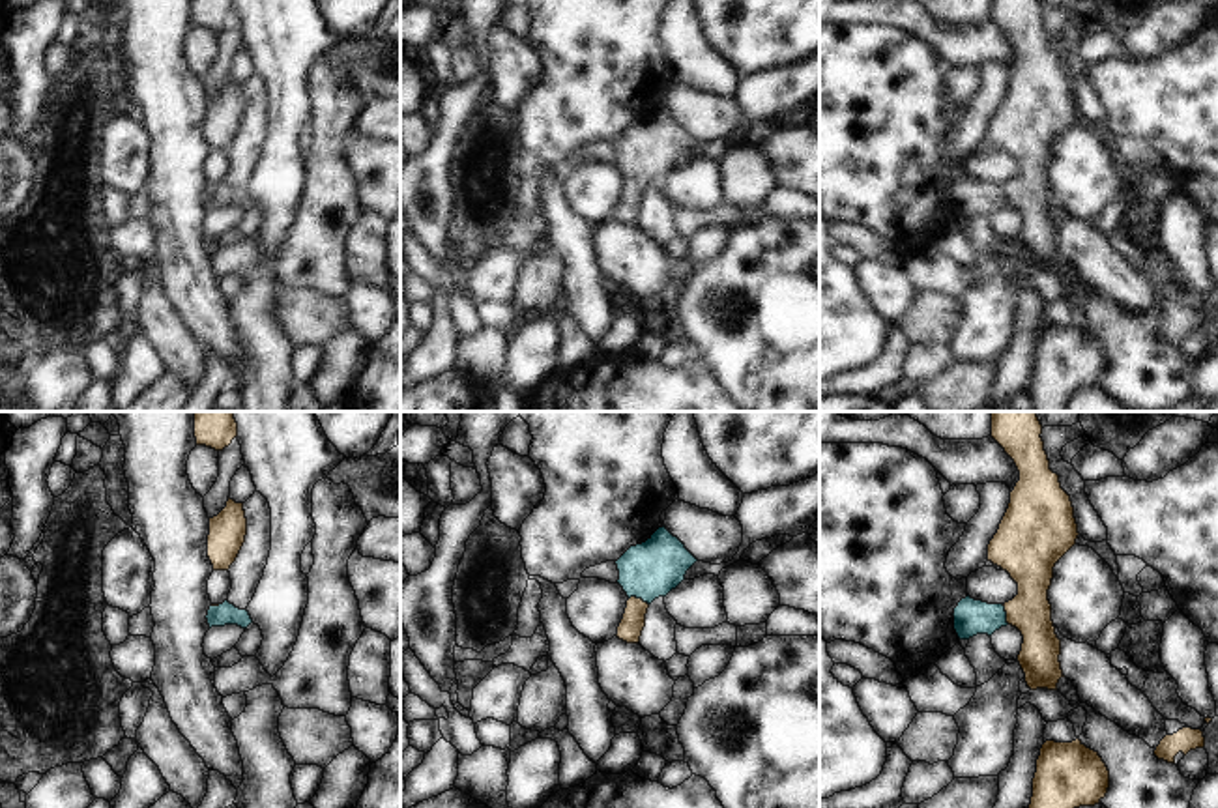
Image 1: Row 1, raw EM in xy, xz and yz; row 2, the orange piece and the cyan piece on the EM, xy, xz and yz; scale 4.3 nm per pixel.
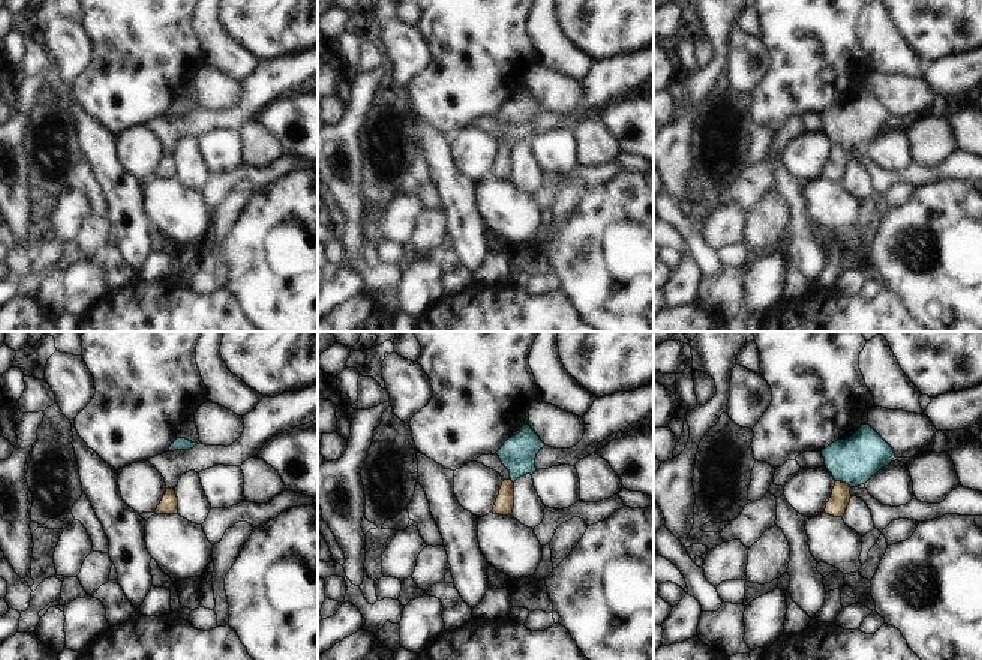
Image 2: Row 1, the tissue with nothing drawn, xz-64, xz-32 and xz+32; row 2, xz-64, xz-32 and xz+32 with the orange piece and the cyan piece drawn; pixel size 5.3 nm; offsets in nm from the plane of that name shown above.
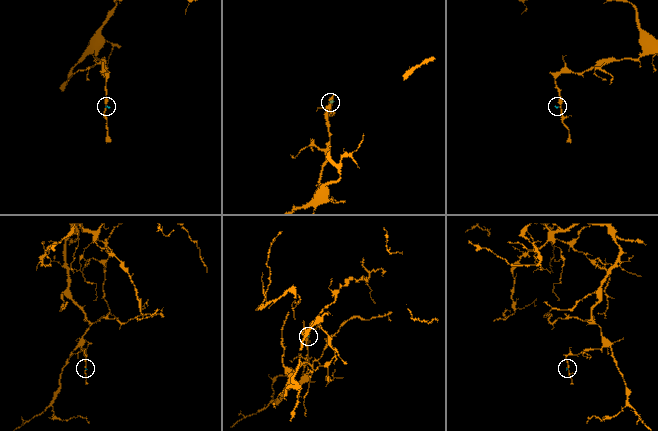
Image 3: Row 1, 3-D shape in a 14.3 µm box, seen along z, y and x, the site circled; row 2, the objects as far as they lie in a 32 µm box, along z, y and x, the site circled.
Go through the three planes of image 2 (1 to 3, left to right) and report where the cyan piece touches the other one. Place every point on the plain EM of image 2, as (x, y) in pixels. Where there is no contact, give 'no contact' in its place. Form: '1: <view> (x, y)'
1: no contact
2: xz-32 (511, 146)
3: xz+32 (843, 147)

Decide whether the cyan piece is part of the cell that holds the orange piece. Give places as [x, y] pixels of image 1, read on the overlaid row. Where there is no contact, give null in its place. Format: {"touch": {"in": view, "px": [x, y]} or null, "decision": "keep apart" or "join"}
{"touch": {"in": "xz", "px": [638, 599]}, "decision": "join"}

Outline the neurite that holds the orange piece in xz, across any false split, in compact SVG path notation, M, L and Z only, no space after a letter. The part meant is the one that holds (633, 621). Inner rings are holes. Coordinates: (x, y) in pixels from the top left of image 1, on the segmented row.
M664 526L645 542L631 546L616 561L619 570L617 584L629 597L616 636L627 643L638 643L649 604L675 589L696 561Z

